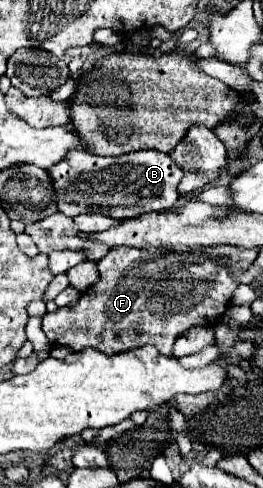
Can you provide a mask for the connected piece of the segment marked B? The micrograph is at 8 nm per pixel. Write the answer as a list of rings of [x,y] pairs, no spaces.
[[[70,150],[58,164],[48,168],[48,176],[62,214],[76,216],[96,212],[124,220],[170,208],[178,200],[176,186],[182,178],[182,170],[174,164],[170,154],[156,150],[132,152],[114,158],[94,156],[84,150]]]

